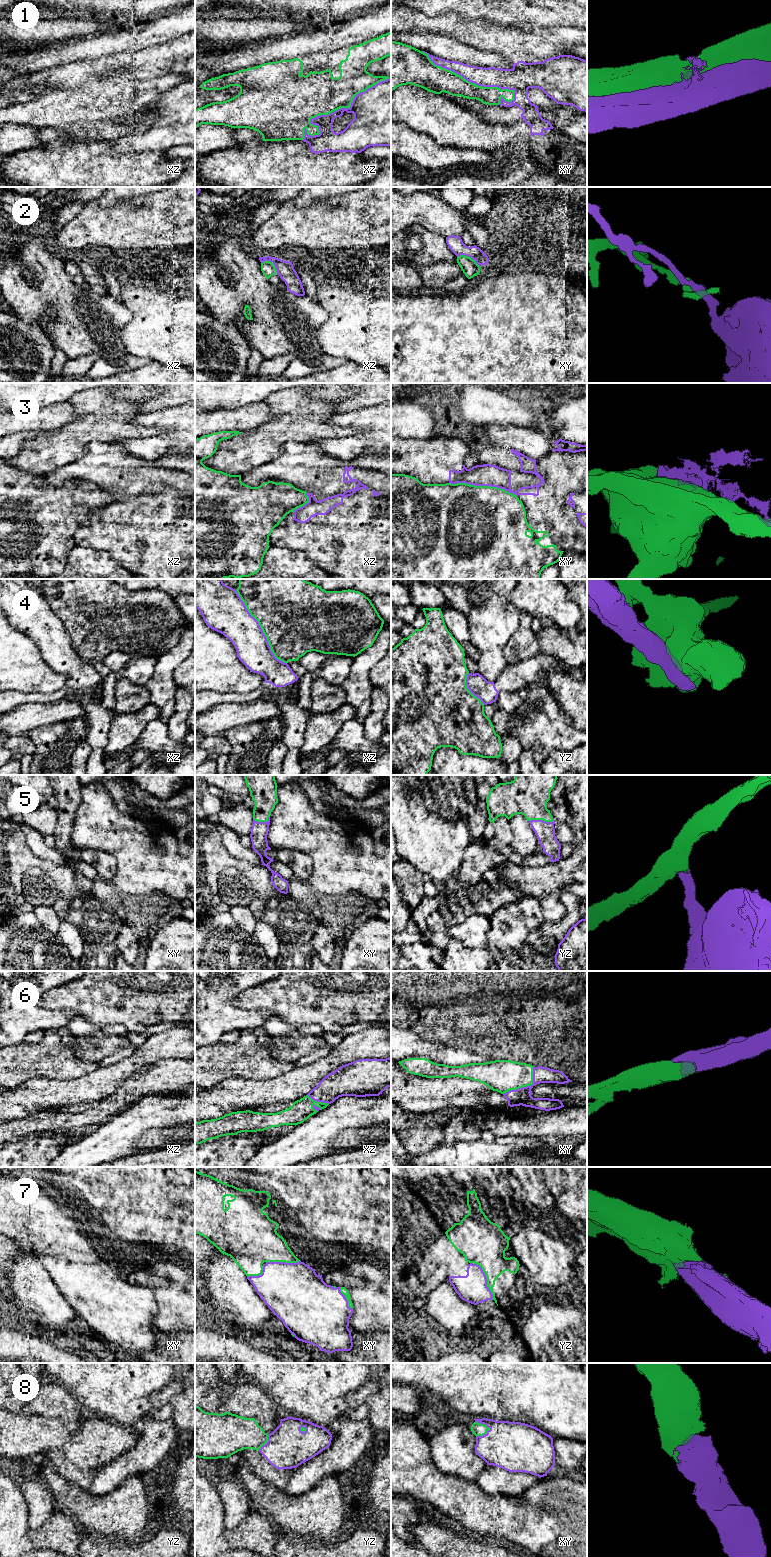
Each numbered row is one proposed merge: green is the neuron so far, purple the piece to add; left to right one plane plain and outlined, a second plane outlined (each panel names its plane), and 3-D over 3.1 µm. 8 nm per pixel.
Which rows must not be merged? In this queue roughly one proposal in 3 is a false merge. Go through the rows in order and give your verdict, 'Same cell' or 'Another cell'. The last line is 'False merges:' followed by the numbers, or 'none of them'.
1: Another cell
2: Another cell
3: Another cell
4: Another cell
5: Same cell
6: Same cell
7: Same cell
8: Same cell
False merges: 1, 2, 3, 4

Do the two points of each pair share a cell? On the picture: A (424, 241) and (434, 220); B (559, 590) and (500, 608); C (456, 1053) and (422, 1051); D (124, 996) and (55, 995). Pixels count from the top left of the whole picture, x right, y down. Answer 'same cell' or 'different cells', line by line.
A: different cells
B: different cells
C: same cell
D: same cell

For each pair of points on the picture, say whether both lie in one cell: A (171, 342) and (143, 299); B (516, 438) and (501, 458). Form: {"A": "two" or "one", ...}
{"A": "one", "B": "two"}

